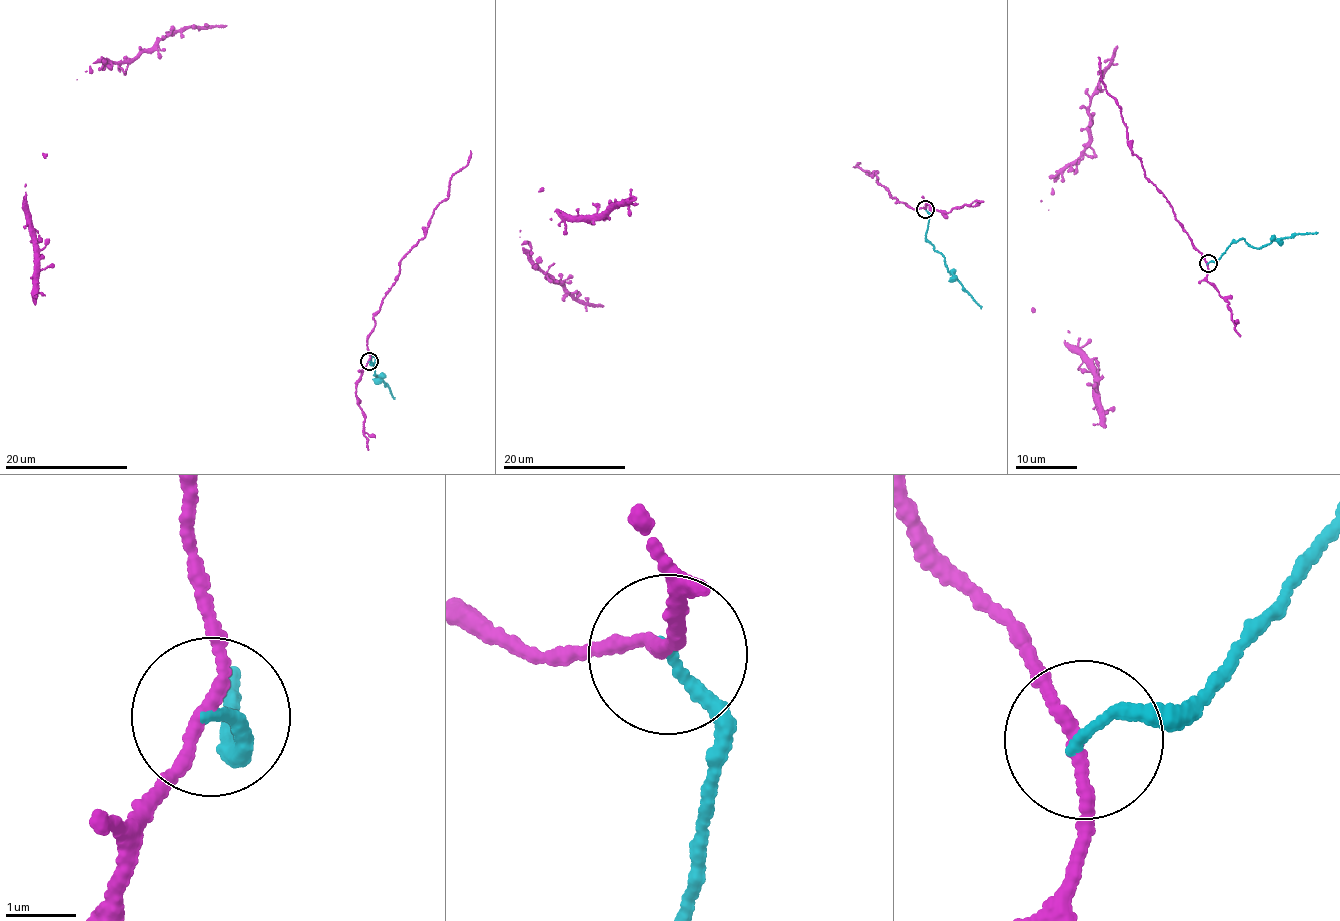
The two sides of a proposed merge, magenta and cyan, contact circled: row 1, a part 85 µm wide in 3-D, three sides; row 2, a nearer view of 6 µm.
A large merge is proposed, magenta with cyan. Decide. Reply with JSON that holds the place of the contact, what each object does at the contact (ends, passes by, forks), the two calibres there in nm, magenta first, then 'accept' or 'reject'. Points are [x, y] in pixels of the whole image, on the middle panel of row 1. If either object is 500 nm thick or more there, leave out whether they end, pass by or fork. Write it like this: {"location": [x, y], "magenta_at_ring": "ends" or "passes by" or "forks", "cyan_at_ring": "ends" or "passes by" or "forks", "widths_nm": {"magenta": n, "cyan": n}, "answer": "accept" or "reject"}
{"location": [925, 209], "magenta_at_ring": "passes by", "cyan_at_ring": "ends", "widths_nm": {"magenta": 150, "cyan": 150}, "answer": "reject"}

